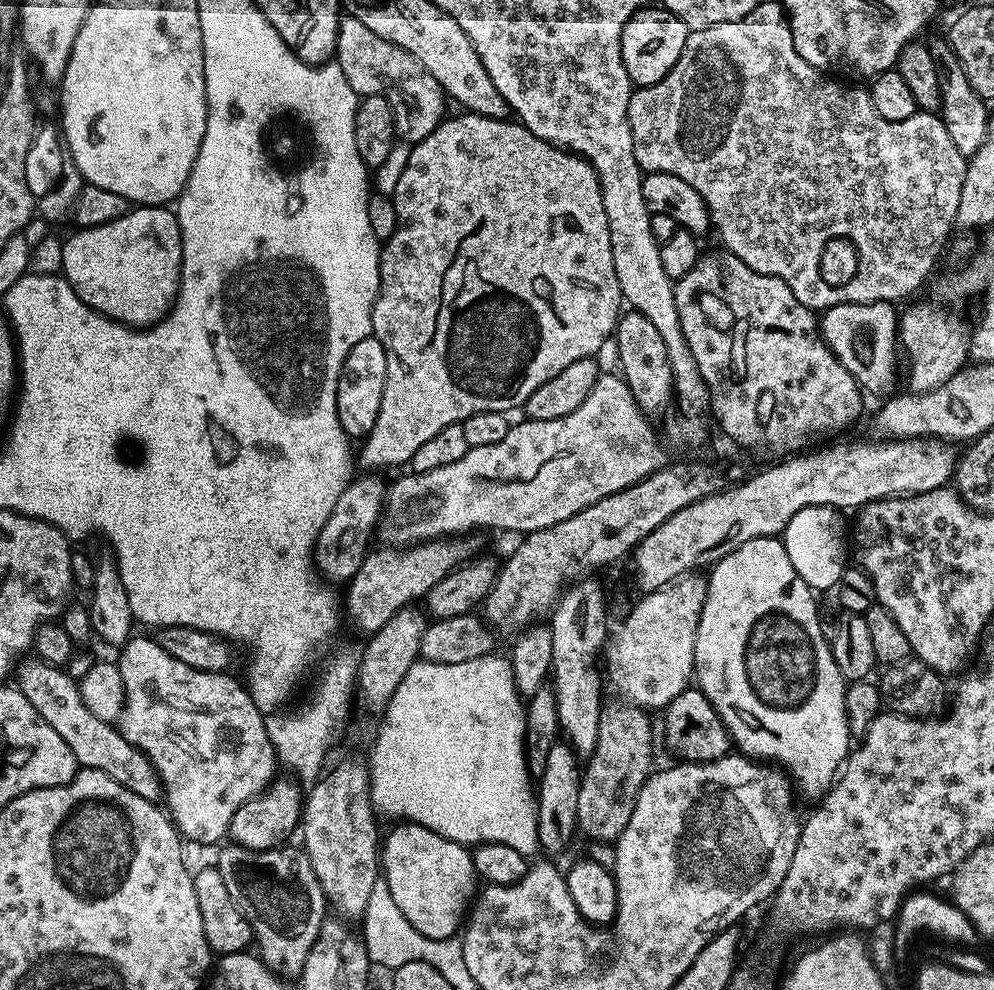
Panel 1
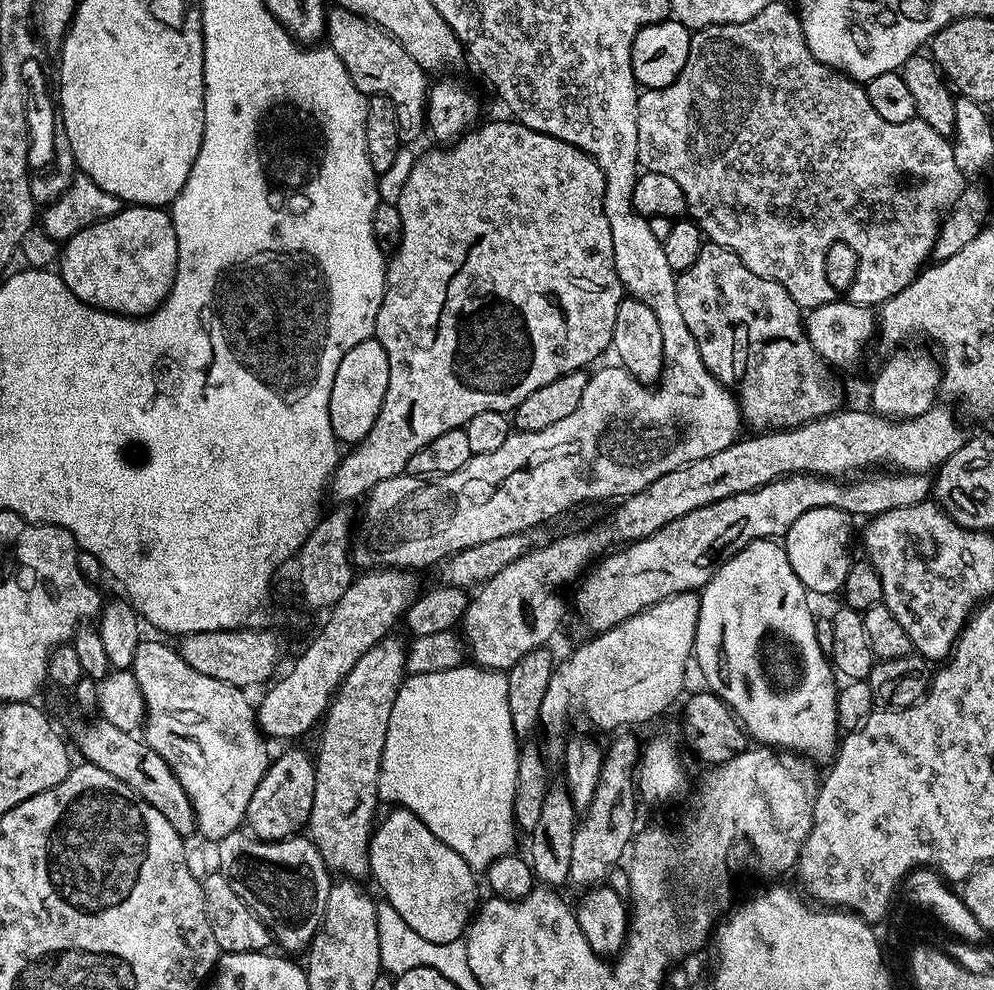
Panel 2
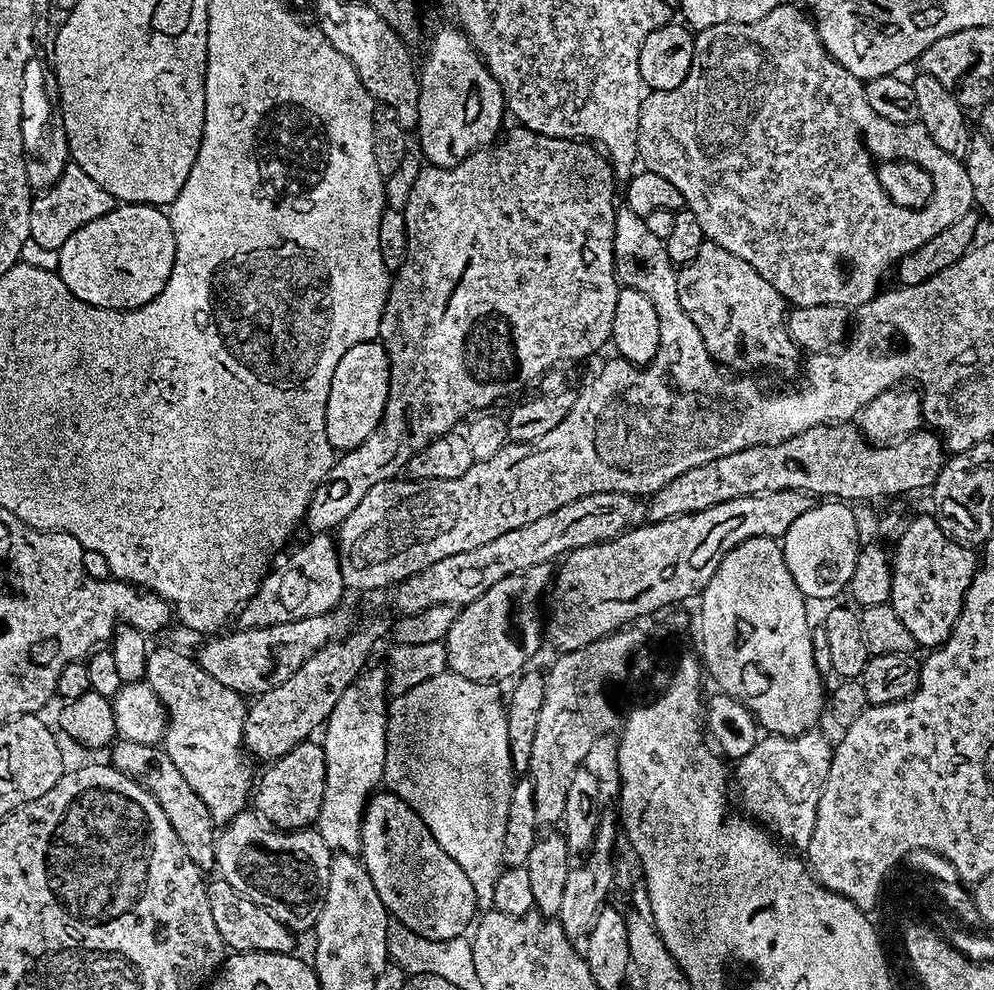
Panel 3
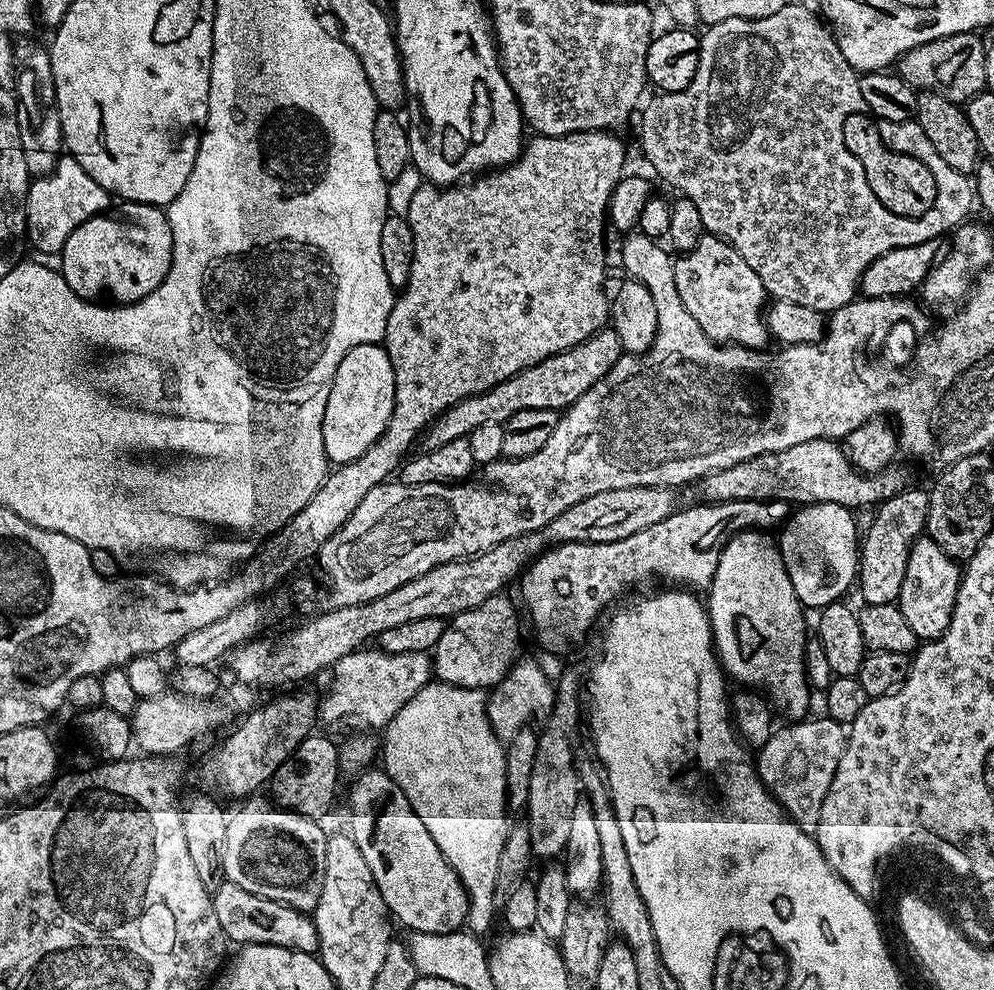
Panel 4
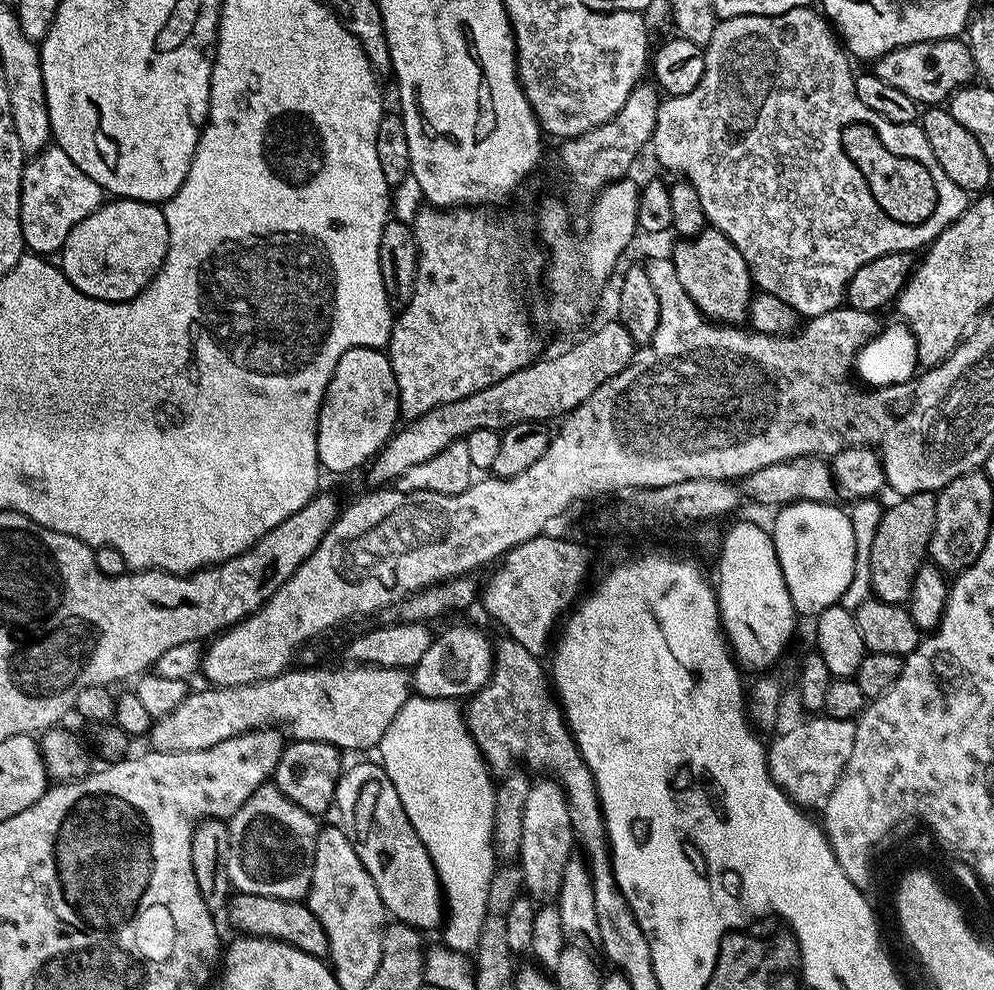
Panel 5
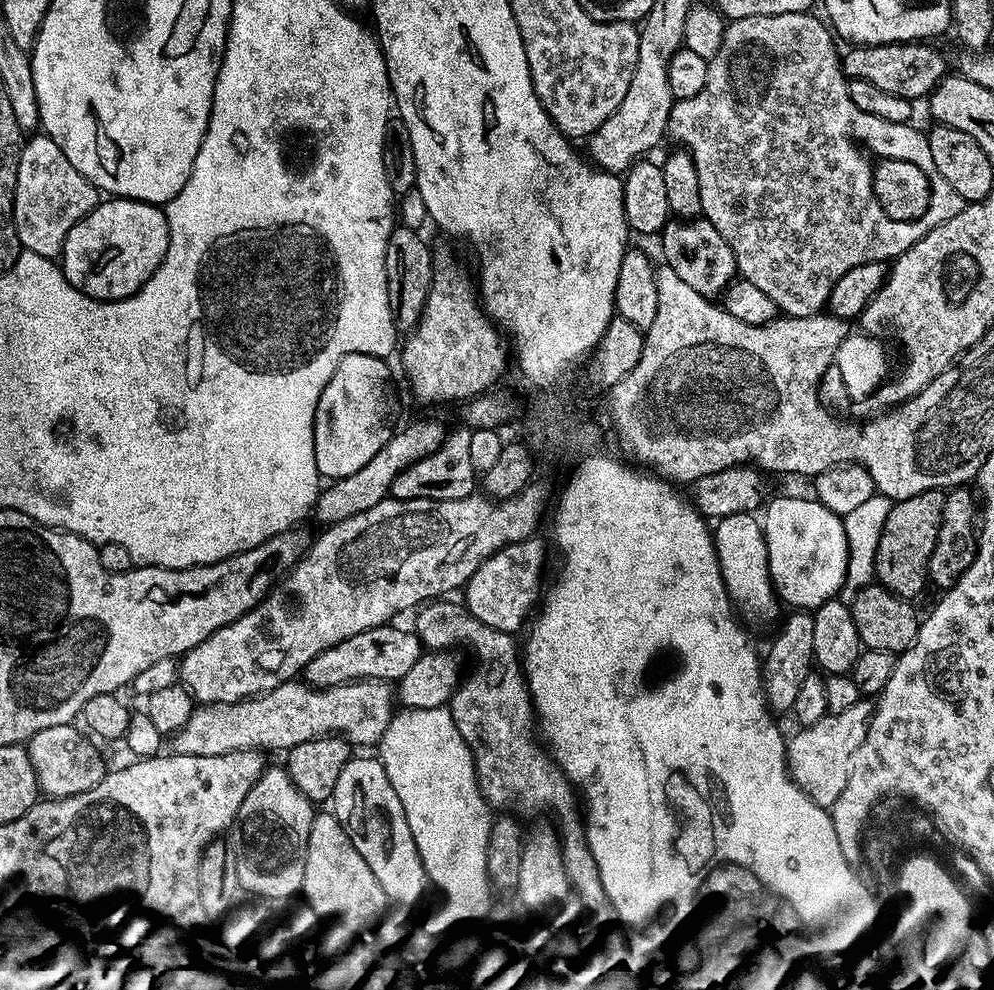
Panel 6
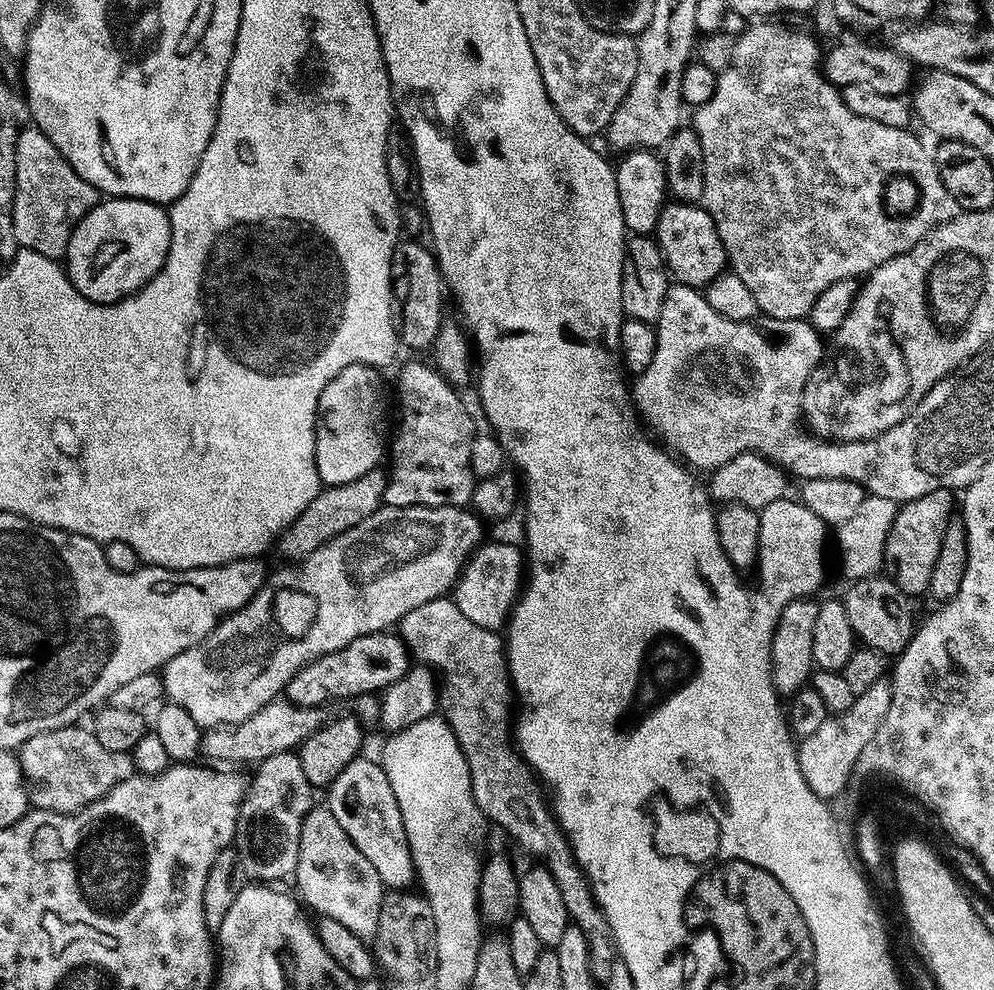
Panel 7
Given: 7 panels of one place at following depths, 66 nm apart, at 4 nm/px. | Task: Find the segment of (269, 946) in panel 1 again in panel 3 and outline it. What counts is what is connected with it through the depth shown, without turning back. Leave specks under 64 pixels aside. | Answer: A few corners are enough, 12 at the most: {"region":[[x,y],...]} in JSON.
{"region":[[245,810],[217,835],[219,879],[303,934],[333,855],[319,832]]}

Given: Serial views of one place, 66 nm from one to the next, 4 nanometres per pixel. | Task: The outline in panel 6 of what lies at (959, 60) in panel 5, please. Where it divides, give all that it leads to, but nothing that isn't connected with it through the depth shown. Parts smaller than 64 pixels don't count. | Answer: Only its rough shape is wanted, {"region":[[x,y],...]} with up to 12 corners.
{"region":[[928,42],[858,44],[849,80],[923,101],[949,71]]}

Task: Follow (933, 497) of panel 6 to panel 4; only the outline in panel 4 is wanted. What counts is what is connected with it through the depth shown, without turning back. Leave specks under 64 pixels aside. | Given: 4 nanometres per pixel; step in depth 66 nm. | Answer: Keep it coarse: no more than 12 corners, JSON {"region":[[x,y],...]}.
{"region":[[905,487],[875,509],[858,544],[864,604],[896,604],[908,528],[928,523],[928,492]]}

